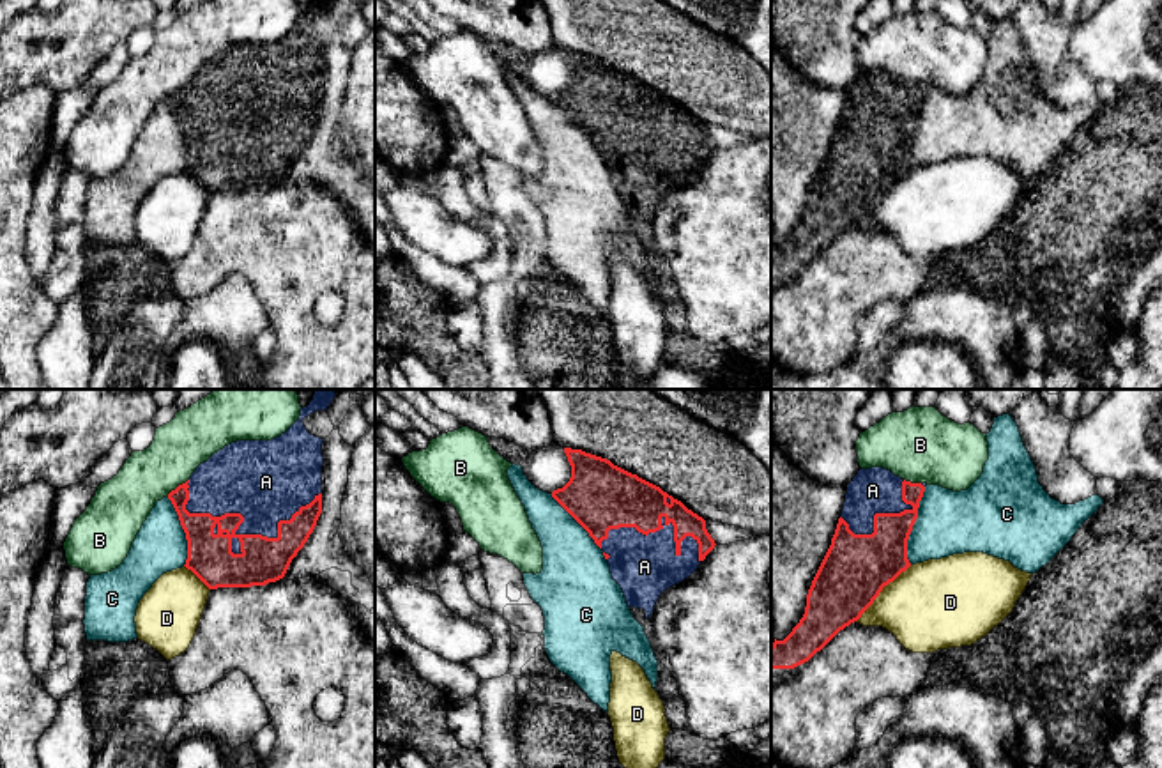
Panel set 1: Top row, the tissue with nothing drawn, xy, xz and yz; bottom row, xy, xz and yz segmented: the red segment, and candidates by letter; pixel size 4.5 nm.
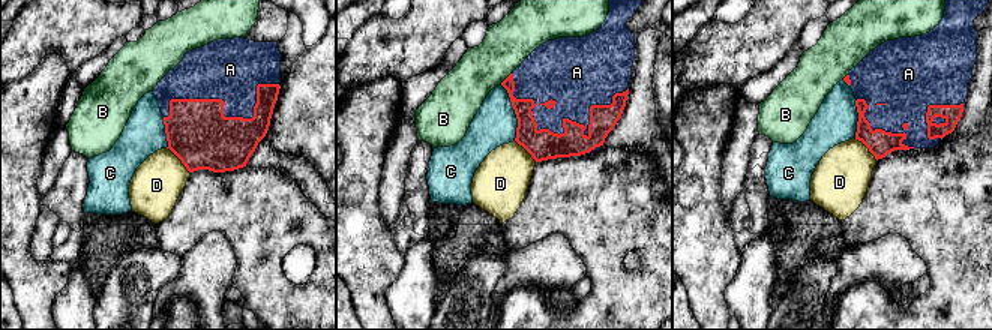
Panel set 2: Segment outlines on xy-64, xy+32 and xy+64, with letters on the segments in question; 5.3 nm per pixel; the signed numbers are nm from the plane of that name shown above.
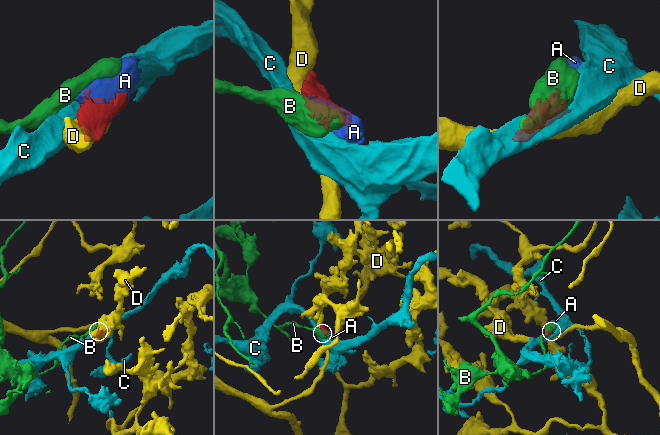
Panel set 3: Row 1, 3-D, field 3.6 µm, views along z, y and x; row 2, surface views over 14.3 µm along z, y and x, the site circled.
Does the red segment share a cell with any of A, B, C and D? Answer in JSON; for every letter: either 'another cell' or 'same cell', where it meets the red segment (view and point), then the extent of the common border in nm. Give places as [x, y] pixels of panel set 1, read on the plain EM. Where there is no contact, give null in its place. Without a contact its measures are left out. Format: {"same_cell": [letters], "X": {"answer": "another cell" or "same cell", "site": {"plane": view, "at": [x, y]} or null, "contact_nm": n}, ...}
{"same_cell": ["A"], "A": {"answer": "same cell", "site": {"plane": "xy", "at": [246, 138]}, "contact_nm": 650}, "B": {"answer": "another cell", "site": {"plane": "xy", "at": [179, 89]}, "contact_nm": 130}, "C": {"answer": "another cell", "site": {"plane": "yz", "at": [913, 128]}, "contact_nm": 360}, "D": {"answer": "another cell", "site": {"plane": "yz", "at": [881, 193]}, "contact_nm": 360}}

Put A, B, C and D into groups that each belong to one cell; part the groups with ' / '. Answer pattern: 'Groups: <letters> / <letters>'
Groups: A / B / C / D

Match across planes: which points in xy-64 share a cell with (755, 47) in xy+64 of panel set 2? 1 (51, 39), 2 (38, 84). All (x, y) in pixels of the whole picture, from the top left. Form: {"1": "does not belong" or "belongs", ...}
{"1": "belongs", "2": "does not belong"}

